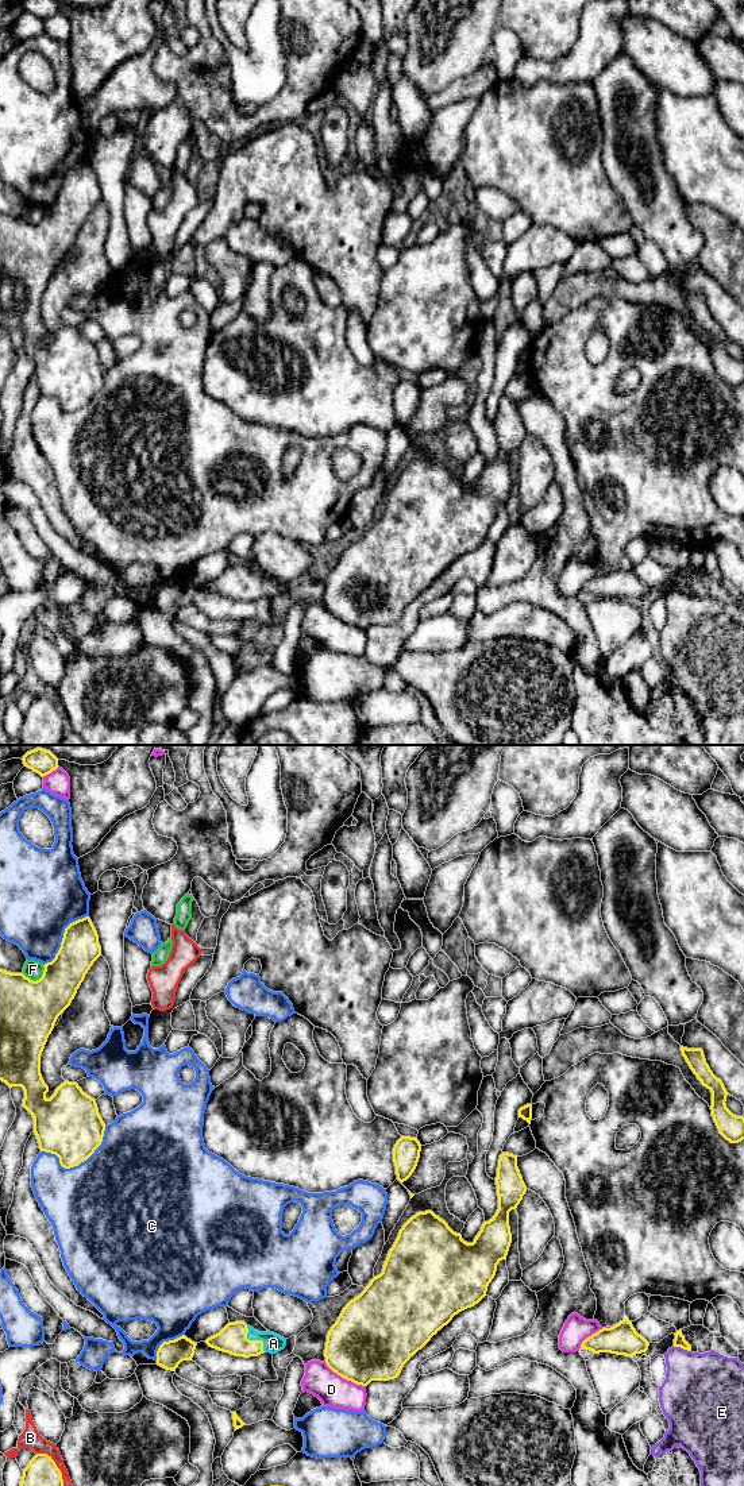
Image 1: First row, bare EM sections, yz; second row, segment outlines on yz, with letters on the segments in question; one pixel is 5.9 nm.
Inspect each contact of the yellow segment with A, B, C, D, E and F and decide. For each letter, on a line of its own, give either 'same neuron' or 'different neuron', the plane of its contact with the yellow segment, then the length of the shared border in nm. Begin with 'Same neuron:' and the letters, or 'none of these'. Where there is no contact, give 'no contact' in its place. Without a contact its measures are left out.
Same neuron: A
A: same neuron | yz | 200 nm
B: different neuron | yz | 320 nm
C: different neuron | yz | 420 nm
D: different neuron | yz | 280 nm
E: different neuron | yz | 110 nm
F: different neuron | yz | 150 nm

